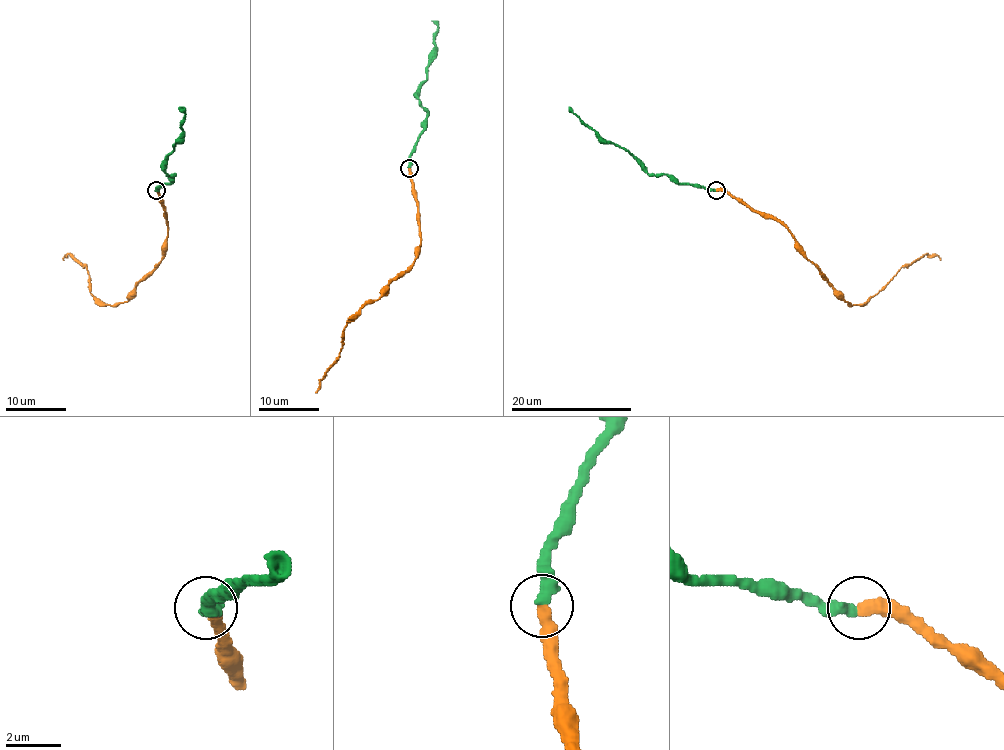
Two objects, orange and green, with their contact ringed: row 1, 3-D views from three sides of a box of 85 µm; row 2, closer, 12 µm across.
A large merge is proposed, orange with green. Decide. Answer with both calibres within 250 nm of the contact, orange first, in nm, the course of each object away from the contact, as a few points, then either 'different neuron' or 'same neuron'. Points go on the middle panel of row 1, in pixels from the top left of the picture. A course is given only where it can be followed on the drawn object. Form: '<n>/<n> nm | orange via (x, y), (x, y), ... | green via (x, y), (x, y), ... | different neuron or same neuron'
440/440 nm | orange via (409, 168), (418, 207), (420, 253), (343, 329), (337, 361), (317, 393) | green via (409, 167), (427, 117), (418, 87), (426, 79), (435, 47), (438, 28), (432, 20) | same neuron

